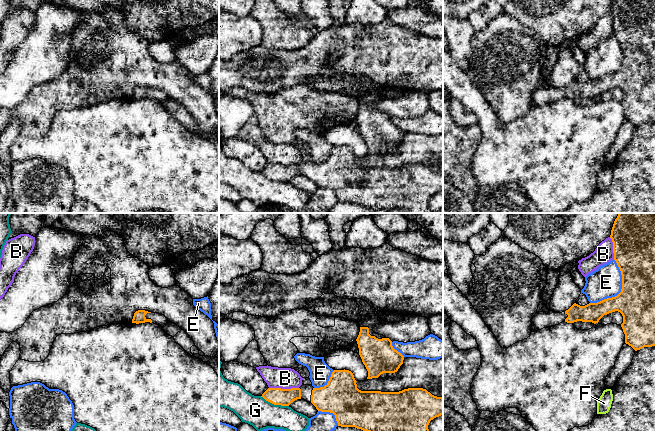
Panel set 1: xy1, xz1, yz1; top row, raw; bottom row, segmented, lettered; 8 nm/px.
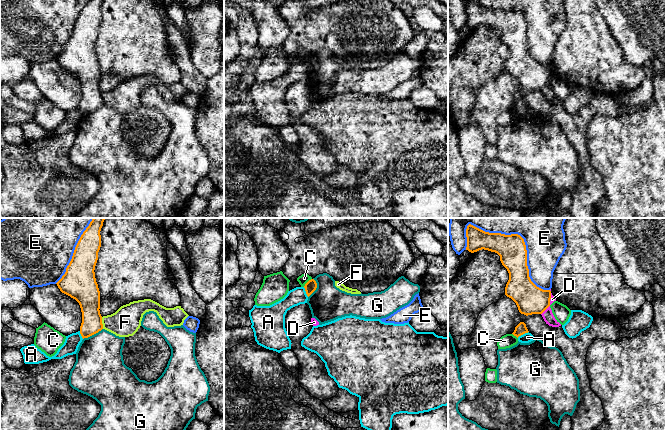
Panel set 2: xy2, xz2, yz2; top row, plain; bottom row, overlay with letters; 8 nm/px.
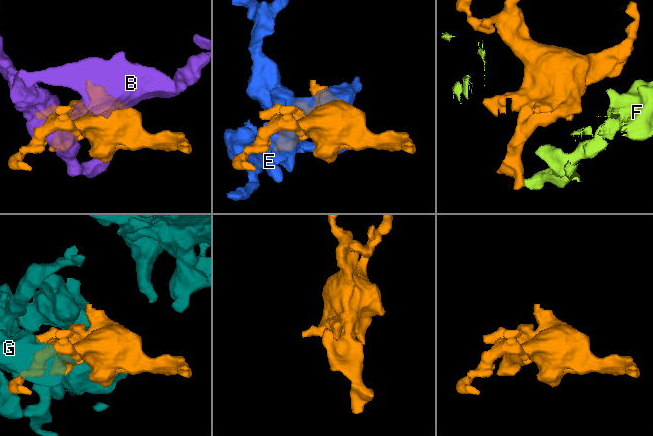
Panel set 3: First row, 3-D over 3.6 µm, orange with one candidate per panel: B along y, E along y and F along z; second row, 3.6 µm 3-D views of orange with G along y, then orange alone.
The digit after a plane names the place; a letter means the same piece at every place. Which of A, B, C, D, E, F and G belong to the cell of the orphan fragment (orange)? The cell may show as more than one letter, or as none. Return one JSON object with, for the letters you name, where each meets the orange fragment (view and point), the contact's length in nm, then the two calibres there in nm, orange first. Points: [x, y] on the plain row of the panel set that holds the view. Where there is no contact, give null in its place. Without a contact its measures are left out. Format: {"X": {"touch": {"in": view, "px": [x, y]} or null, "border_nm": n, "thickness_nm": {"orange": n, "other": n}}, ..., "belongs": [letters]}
{"belongs": []}

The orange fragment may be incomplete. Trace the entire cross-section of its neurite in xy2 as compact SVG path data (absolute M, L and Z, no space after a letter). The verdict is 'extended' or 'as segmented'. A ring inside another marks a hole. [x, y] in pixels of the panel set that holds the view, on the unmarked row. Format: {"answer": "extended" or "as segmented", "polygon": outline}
{"answer": "as segmented", "polygon": "M89 0L81 11L65 50L56 59L60 67L75 75L81 84L80 110L88 114L103 105L100 90L100 67L95 42L101 23L103 0Z"}

